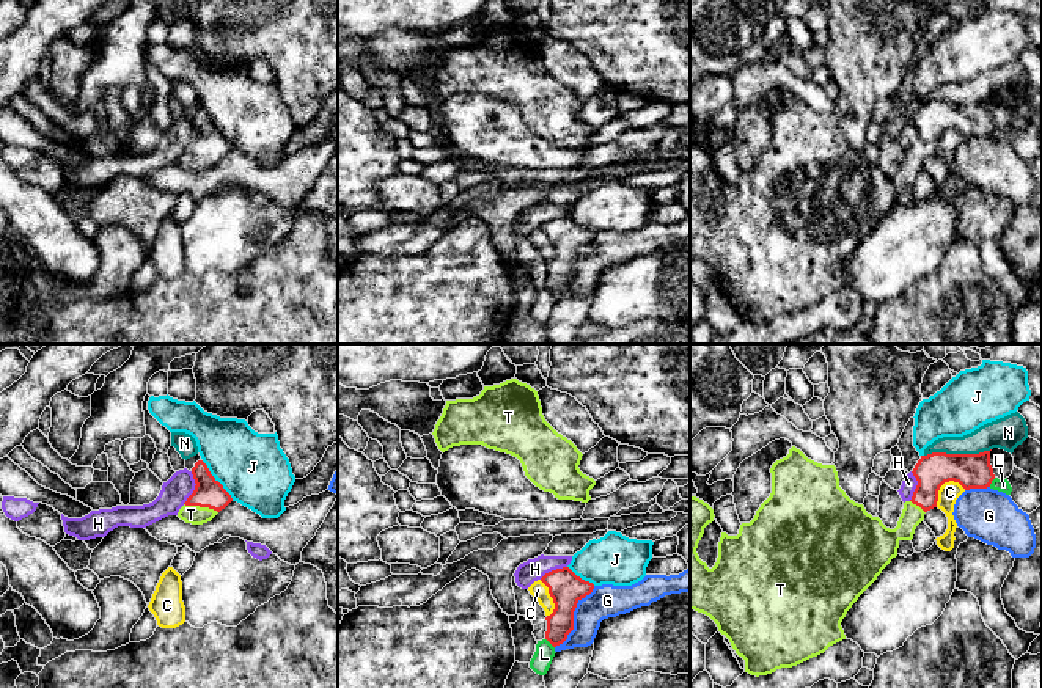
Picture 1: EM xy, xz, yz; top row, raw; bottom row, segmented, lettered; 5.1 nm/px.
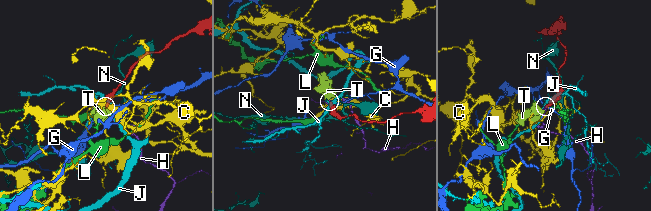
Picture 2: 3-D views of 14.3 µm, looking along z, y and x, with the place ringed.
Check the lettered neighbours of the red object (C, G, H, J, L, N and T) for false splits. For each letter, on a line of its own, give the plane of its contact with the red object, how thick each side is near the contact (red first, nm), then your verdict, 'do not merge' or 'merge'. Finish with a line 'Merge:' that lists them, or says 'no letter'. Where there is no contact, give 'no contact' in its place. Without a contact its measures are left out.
C: meets red in yz; 180 nm thick on the red side, 100 nm on the other; do not merge
G: meets red in xz; 170 nm thick on the red side, 170 nm on the other; do not merge
H: meets red in xy; 150 nm thick on the red side, 140 nm on the other; do not merge
J: meets red in xy; 150 nm thick on the red side, 360 nm on the other; do not merge
L: meets red in xz; 140 nm thick on the red side, 100 nm on the other; do not merge
N: meets red in yz; 180 nm thick on the red side, 150 nm on the other; do not merge
T: meets red in xy; 150 nm thick on the red side, 100 nm on the other; merge
Merge: T

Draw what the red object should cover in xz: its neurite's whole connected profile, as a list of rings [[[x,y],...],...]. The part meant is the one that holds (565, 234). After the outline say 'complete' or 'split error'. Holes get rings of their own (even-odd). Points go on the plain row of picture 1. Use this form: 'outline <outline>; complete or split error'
outline [[[569,215],[552,218],[541,229],[549,236],[555,251],[553,261],[545,265],[545,287],[556,295],[574,278],[577,251],[593,240],[594,232],[577,225]]]; complete

